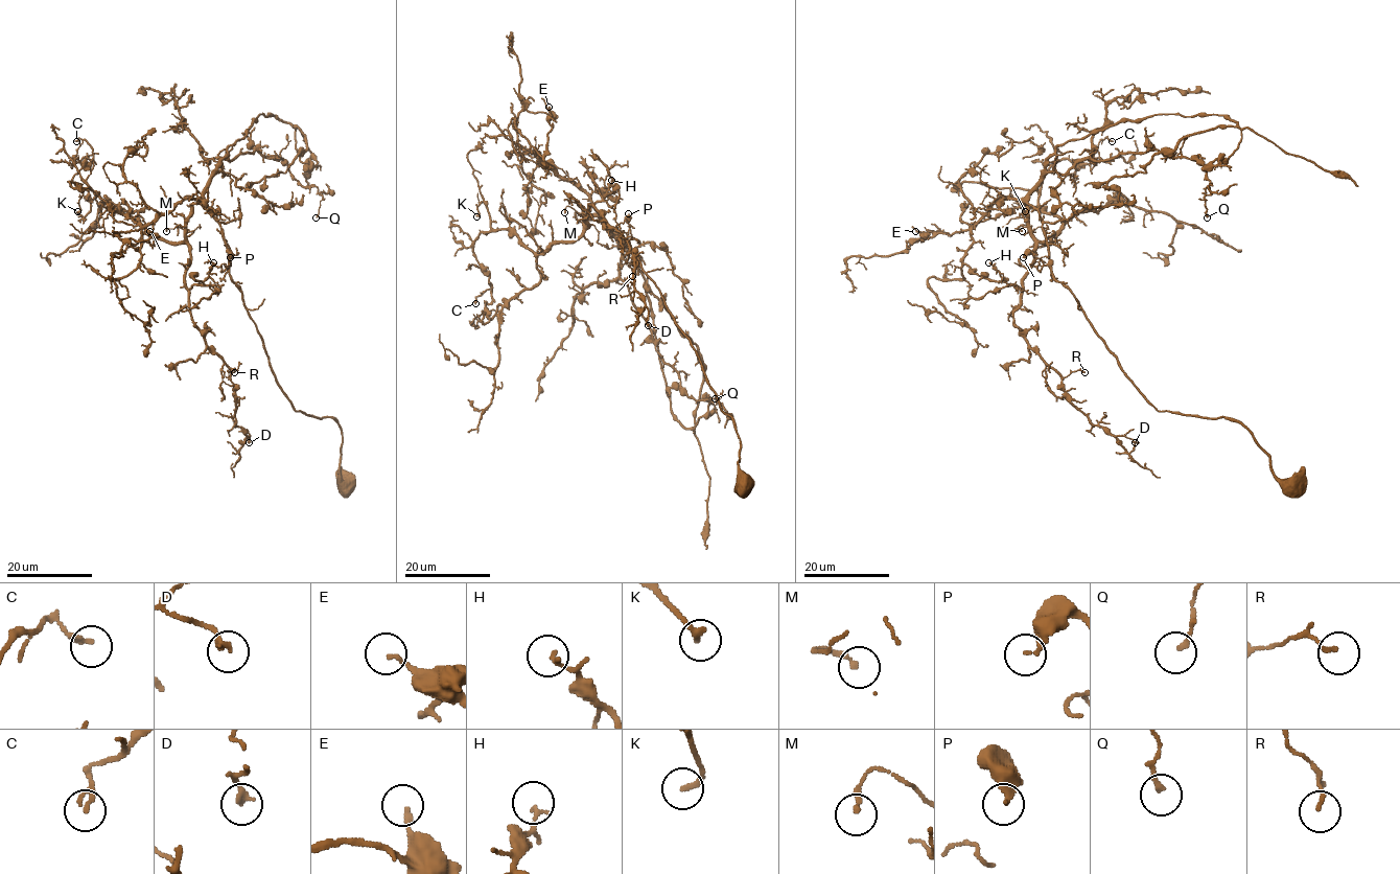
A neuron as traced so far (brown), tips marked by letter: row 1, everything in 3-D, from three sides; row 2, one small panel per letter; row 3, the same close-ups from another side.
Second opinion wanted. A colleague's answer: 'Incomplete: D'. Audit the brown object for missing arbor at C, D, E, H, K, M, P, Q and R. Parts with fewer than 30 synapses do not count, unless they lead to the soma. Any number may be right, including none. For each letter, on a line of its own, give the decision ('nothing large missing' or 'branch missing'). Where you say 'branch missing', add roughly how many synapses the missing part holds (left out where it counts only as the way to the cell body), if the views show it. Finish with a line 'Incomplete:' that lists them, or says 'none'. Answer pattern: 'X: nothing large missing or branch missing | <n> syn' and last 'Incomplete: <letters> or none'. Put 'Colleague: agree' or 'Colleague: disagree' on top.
Colleague: disagree
C: nothing large missing
D: nothing large missing
E: nothing large missing
H: nothing large missing
K: nothing large missing
M: nothing large missing
P: nothing large missing
Q: nothing large missing
R: nothing large missing
Incomplete: none

